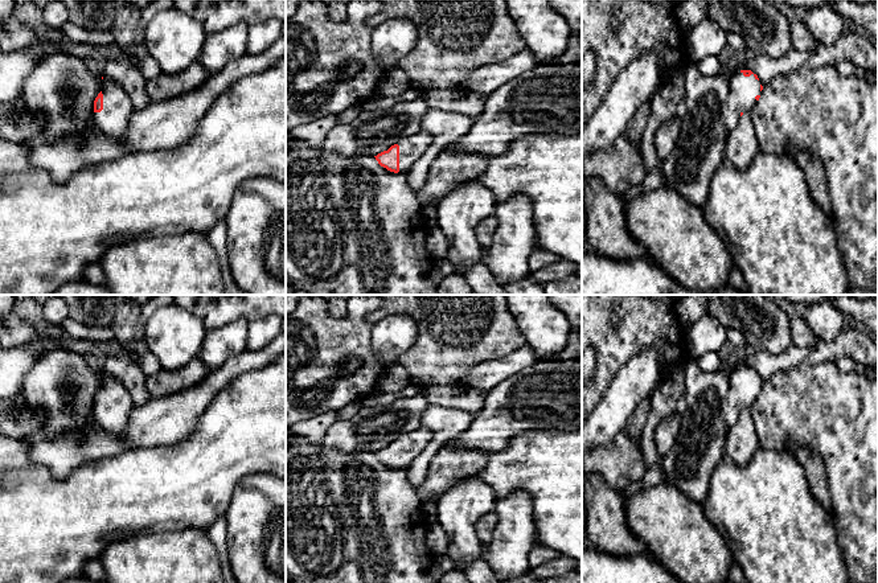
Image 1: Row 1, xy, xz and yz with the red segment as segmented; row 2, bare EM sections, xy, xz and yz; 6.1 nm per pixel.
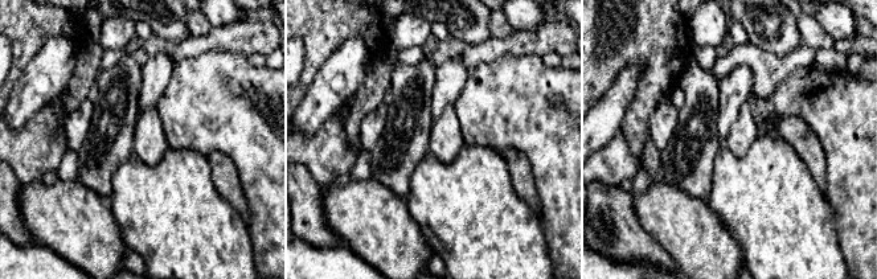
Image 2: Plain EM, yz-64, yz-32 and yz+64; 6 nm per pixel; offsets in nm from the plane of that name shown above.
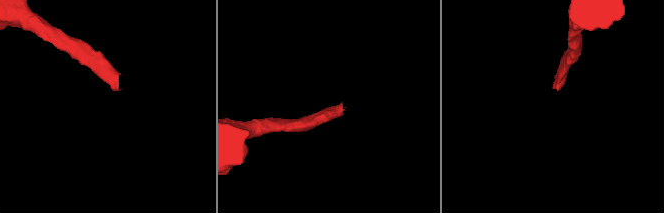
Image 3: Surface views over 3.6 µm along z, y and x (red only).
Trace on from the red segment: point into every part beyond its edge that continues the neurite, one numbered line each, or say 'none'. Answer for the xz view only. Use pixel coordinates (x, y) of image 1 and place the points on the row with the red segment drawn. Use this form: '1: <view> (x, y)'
1: xz (411, 148)

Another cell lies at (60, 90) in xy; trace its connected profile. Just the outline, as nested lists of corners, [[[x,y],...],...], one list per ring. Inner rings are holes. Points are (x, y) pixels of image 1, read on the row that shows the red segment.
[[[66,53],[40,54],[24,82],[21,97],[44,128],[41,139],[53,140],[94,124],[94,100],[103,91],[102,75],[91,71],[83,59]]]

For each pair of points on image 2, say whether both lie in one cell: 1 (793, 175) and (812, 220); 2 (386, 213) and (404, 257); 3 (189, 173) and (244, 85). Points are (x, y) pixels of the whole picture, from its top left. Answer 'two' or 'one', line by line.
1: one
2: one
3: two

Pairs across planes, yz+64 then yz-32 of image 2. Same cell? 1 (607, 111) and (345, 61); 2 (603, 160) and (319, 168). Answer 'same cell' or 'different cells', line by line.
1: same cell
2: same cell

